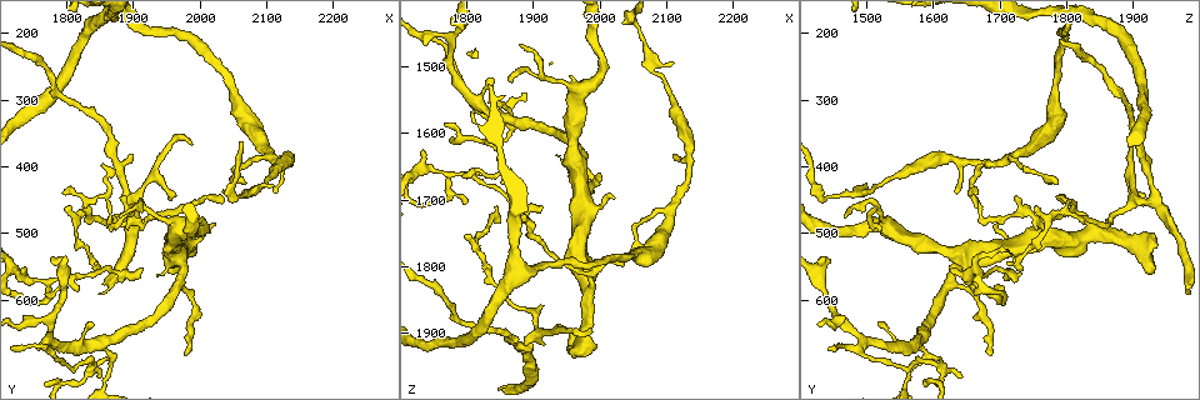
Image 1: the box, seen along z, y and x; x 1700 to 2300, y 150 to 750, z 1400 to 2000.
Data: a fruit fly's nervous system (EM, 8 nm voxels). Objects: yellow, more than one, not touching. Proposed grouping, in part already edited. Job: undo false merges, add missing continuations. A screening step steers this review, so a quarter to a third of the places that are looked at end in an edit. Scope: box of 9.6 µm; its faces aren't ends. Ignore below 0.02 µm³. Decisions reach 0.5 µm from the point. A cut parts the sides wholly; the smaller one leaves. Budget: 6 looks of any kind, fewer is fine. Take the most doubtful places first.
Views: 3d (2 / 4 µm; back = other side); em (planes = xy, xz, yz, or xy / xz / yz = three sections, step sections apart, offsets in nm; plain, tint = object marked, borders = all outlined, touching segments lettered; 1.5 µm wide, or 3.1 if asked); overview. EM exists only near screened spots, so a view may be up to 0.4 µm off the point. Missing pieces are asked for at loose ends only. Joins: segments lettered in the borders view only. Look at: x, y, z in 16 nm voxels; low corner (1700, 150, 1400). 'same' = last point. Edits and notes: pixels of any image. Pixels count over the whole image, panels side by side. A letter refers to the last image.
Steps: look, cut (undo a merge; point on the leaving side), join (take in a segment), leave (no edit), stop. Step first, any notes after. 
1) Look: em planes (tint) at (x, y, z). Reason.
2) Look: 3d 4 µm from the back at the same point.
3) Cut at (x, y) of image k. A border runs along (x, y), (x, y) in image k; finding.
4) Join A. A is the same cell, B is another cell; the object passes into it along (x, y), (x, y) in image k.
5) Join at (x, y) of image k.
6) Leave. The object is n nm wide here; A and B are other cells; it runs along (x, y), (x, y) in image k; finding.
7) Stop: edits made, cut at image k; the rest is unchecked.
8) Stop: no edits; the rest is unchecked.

Look: 3d 4 µm at (1995, 610, 1670). A narrow waist.

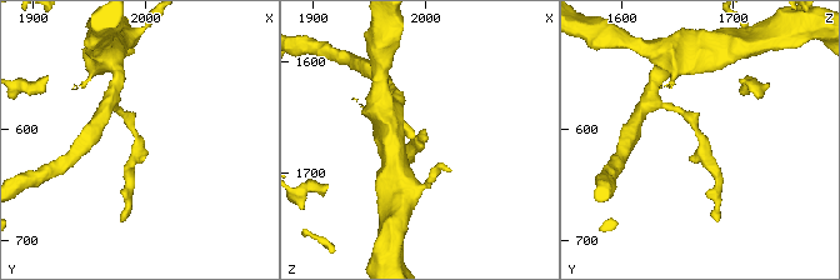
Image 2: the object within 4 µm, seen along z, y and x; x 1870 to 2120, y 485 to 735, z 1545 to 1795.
Look: em xy step 4 (borders) at (1988, 604, 1668).

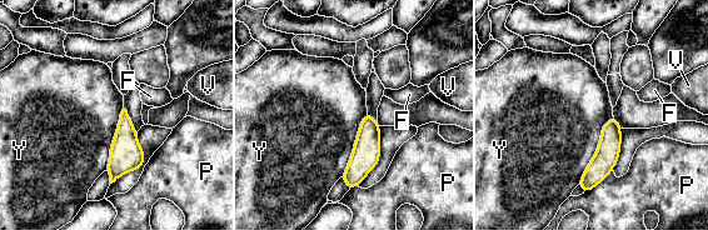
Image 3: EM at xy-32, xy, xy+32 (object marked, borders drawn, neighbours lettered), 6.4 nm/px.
Leave. The object is 110 nm wide here; F, P, V and Y are other cells; continuous, no second cell.

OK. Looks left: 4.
Look: em planes (plain) at (1985, 370, 1895). Thin end.

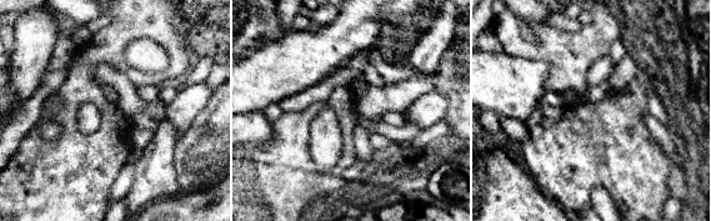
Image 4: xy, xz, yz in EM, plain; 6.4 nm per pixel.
Look: em planes (tint) at the same point.

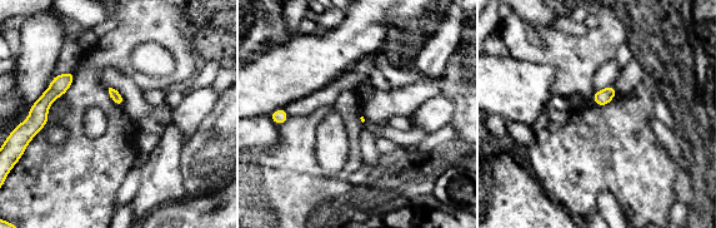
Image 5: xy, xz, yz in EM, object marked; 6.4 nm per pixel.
Look: em planes (borders) at the same point.

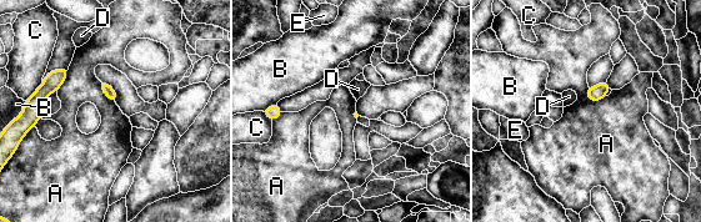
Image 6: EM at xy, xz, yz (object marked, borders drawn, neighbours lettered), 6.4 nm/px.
Leave. A, B, C, D and E are other cells; a border runs along (585, 92), (592, 101), (606, 96) in image 6; none of them fits.

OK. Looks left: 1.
Look: em planes (borders) at (2115, 440, 1635). Tapers out.

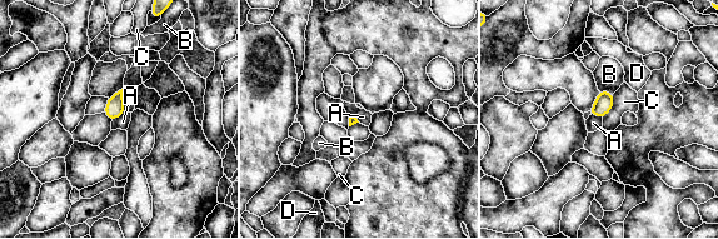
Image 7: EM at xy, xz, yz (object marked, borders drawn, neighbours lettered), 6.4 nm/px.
Leave. A, B, C and D are other cells; a border runs along (125, 111), (111, 122) in image 7; no lettered segment goes on from it.

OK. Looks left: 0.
Stop: no edits; the rest is unchecked.

